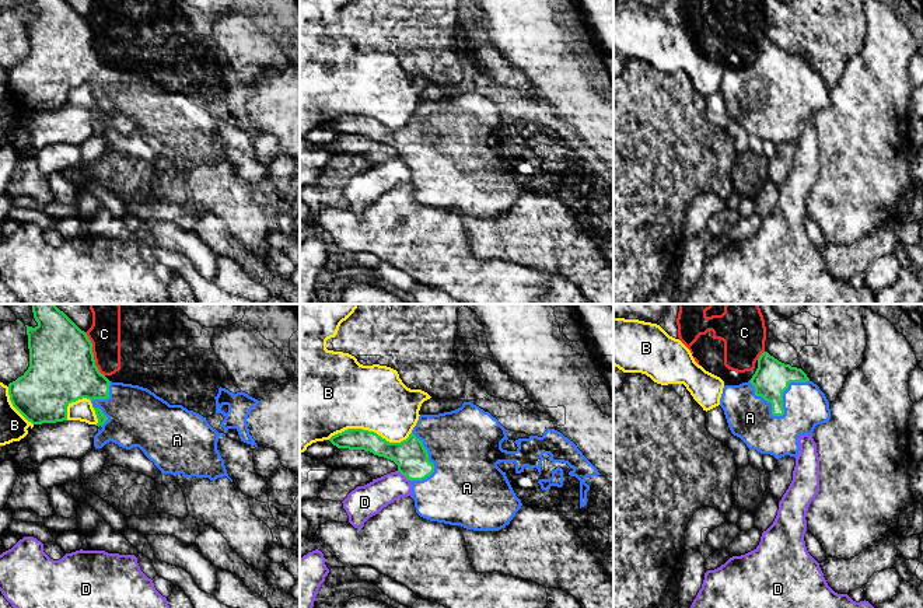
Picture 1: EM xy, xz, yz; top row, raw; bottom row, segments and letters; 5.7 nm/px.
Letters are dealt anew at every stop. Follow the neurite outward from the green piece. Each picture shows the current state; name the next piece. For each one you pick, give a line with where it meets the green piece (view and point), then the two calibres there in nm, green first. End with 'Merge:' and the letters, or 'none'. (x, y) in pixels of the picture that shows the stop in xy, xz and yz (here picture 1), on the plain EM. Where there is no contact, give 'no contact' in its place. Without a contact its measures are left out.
A: contact yz (783, 100); calibres 200 and 260 nm
Merge: A

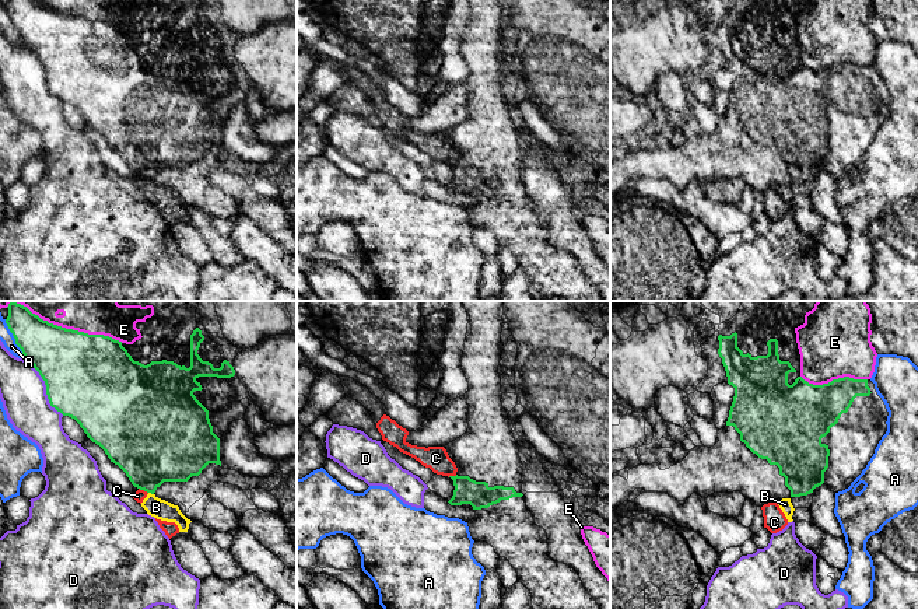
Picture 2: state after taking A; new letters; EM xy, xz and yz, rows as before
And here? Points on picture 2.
Merge: none

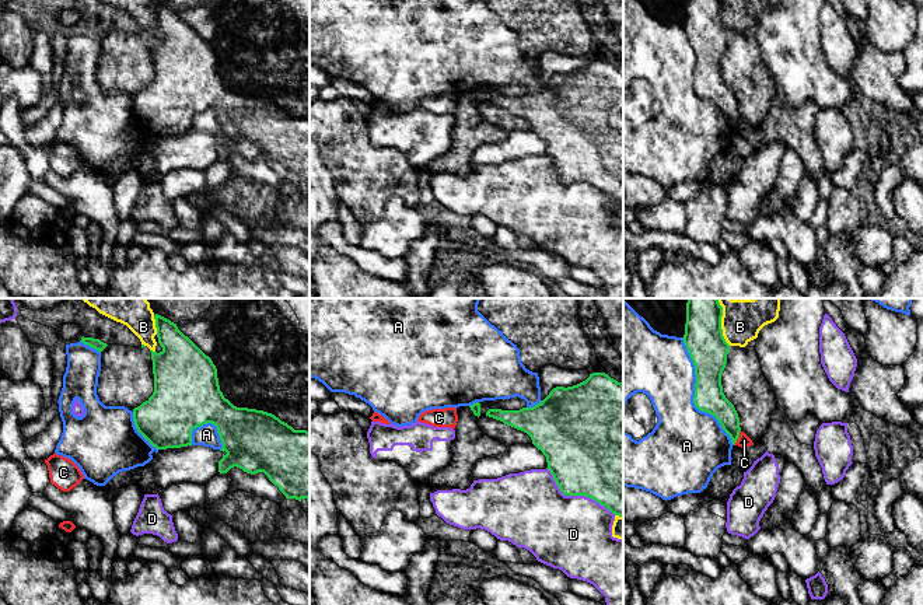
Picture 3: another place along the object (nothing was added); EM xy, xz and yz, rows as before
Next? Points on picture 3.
Merge: none

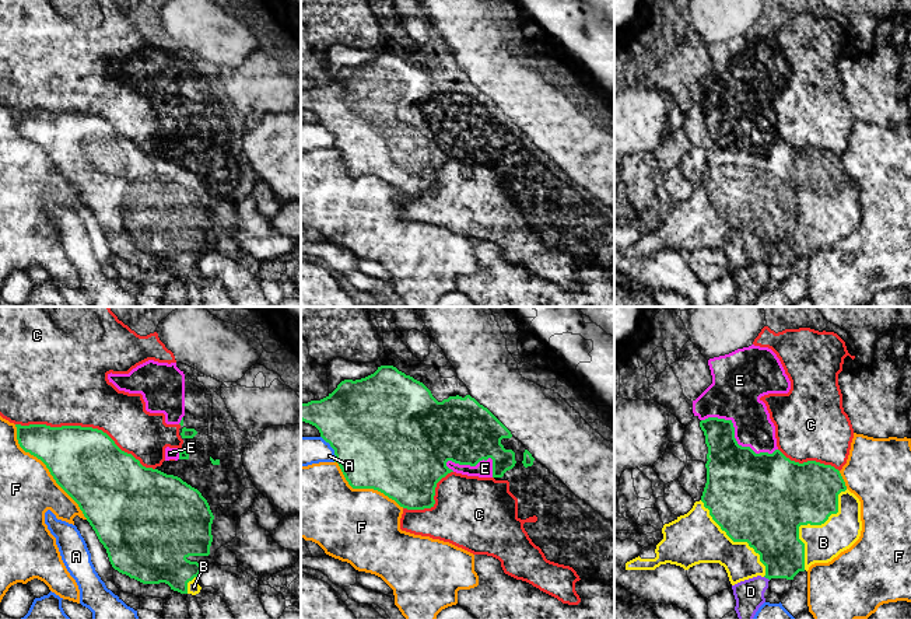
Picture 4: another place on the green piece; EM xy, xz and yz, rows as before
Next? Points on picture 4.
B: contact yz (809, 209); calibres 440 and 220 nm
Merge: B

